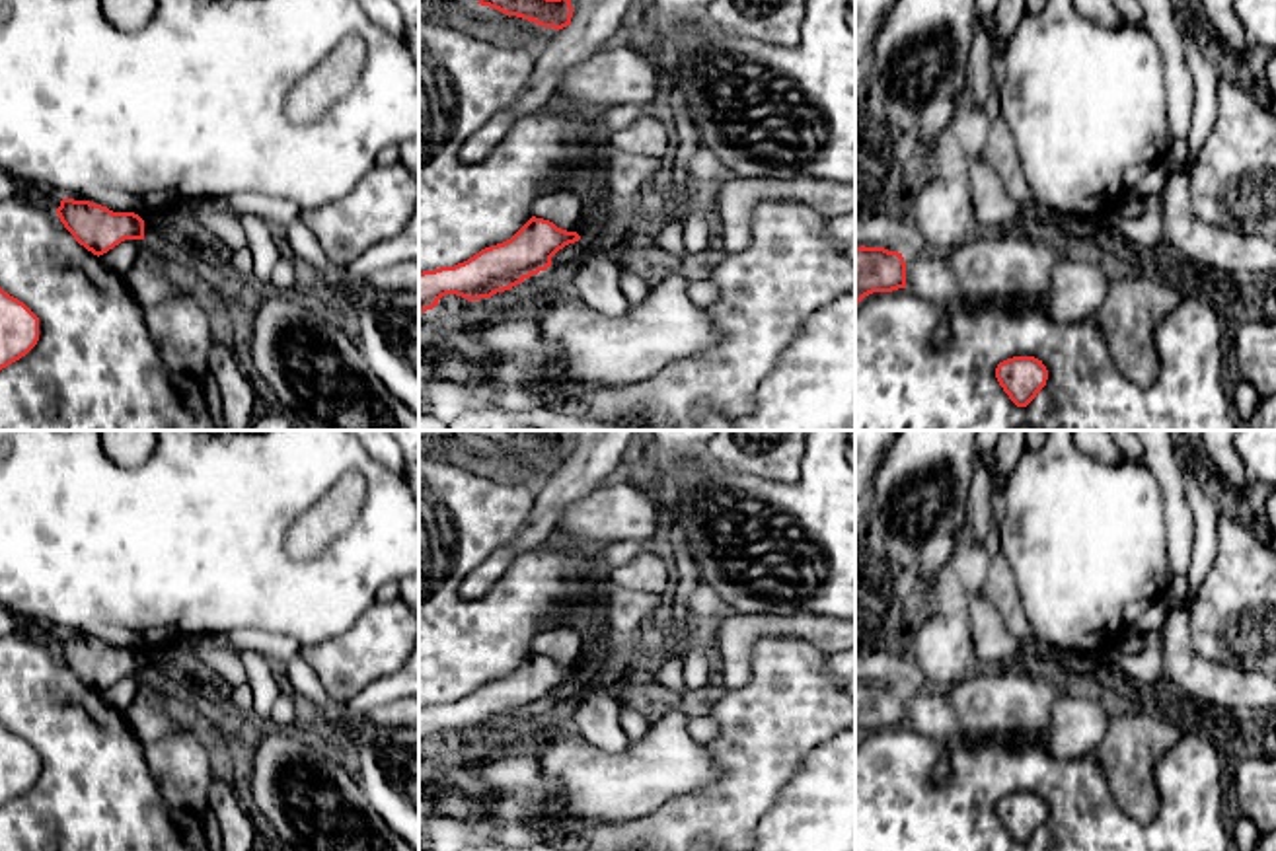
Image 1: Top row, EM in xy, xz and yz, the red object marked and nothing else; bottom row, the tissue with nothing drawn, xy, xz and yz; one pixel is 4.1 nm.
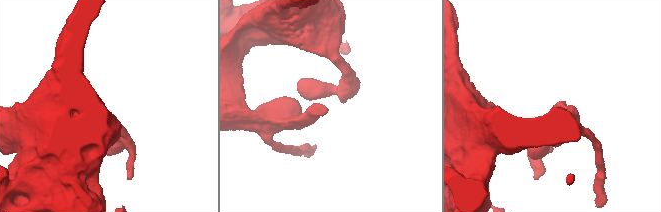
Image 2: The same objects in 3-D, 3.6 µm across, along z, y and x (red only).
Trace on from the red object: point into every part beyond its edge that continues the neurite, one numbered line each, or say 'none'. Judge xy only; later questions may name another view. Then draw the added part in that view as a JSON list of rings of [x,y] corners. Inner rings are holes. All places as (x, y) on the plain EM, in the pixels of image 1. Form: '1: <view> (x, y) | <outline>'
none

